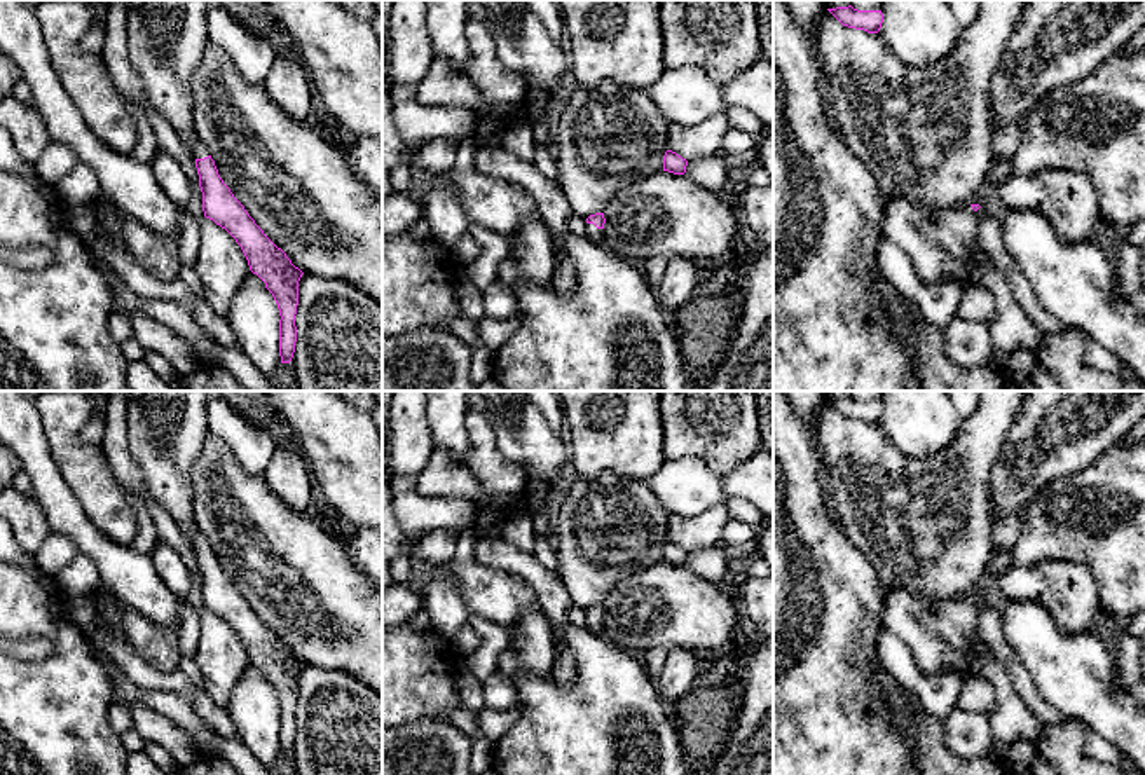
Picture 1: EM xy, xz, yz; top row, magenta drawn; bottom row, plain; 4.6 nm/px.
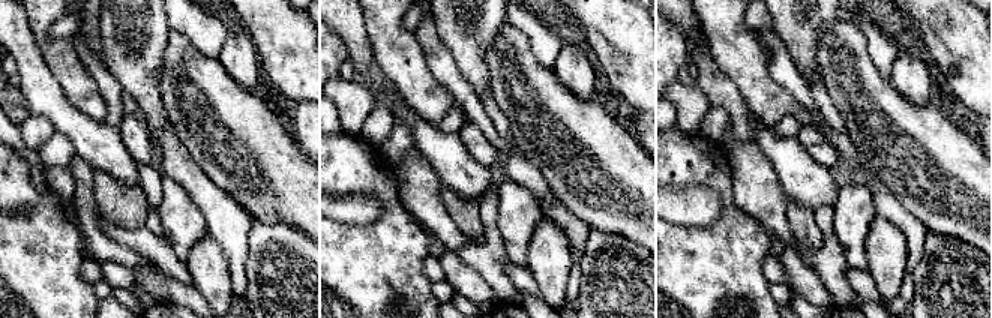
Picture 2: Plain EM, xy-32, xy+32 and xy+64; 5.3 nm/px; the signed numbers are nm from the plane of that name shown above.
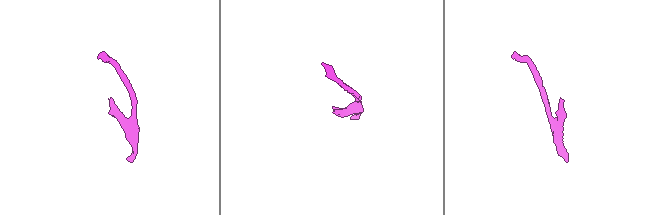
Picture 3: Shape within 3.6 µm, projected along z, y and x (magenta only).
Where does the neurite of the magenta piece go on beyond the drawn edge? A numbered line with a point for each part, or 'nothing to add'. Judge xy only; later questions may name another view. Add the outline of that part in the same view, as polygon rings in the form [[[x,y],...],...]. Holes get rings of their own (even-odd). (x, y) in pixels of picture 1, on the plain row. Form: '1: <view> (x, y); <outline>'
1: xy (198, 540); [[[197,527],[192,532],[190,543],[194,546],[194,550],[204,550],[209,546],[209,543],[206,541],[206,538],[197,531]]]

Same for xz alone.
1: xz (594, 625); [[[586,614],[586,630],[599,635],[602,630],[602,620],[597,620],[593,614]]]

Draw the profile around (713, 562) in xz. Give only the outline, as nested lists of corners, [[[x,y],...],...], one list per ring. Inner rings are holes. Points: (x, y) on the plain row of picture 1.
[[[723,545],[695,550],[688,553],[684,567],[710,583],[724,586],[731,564],[726,550]]]

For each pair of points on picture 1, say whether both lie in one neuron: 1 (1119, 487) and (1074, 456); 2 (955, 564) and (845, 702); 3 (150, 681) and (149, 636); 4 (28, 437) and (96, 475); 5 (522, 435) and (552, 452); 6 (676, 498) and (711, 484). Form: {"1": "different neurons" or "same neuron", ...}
{"1": "different neurons", "2": "different neurons", "3": "different neurons", "4": "different neurons", "5": "same neuron", "6": "same neuron"}

